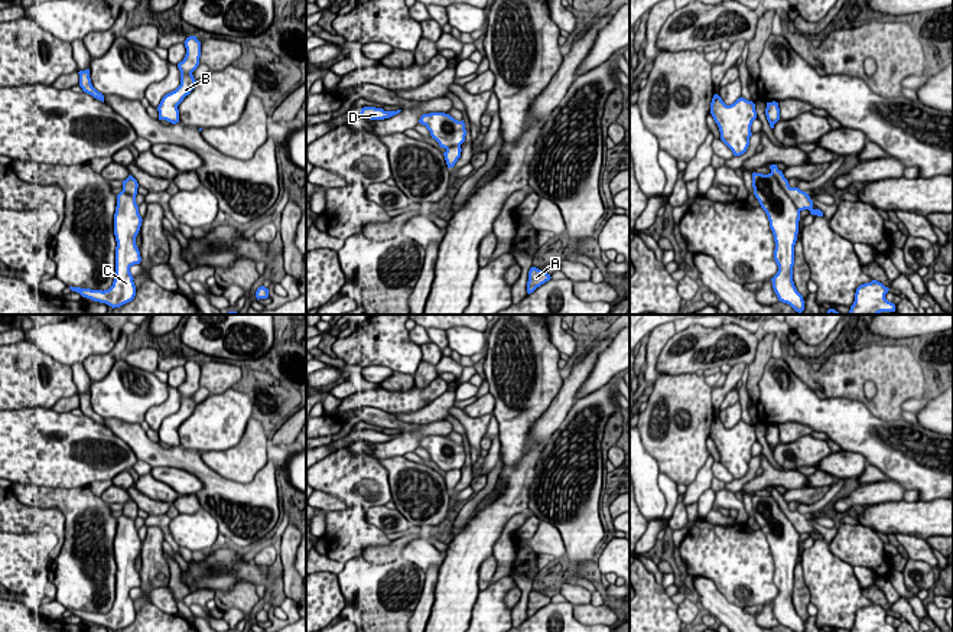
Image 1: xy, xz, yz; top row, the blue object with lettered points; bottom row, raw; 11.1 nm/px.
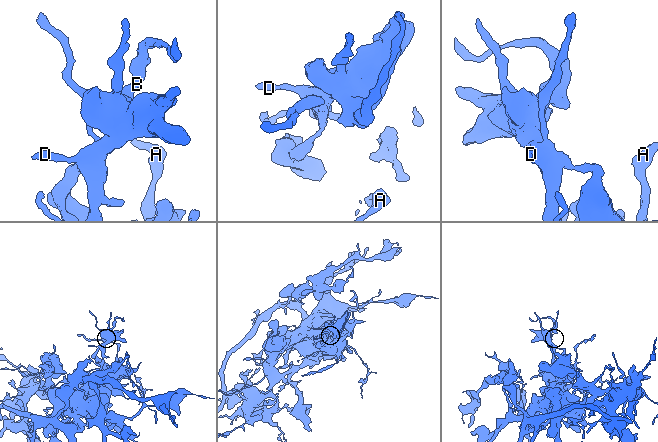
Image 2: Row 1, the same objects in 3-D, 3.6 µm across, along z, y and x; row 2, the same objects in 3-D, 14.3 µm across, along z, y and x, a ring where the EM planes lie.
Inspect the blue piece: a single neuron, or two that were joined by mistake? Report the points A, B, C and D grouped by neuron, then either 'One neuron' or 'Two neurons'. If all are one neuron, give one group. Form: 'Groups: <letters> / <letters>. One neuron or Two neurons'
Groups: A / B C D. Two neurons

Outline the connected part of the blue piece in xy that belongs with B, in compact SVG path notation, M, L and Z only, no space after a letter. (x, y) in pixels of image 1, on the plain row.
M196 359L186 361L183 367L186 371L186 378L183 384L178 387L180 394L180 408L175 414L166 417L157 430L159 443L166 443L172 447L179 446L178 429L186 418L191 417L196 407L192 395L198 391L201 381L201 365L196 362Z

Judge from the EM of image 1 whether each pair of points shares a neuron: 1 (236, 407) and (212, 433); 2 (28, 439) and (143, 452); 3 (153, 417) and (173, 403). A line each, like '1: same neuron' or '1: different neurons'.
1: same neuron
2: different neurons
3: same neuron

